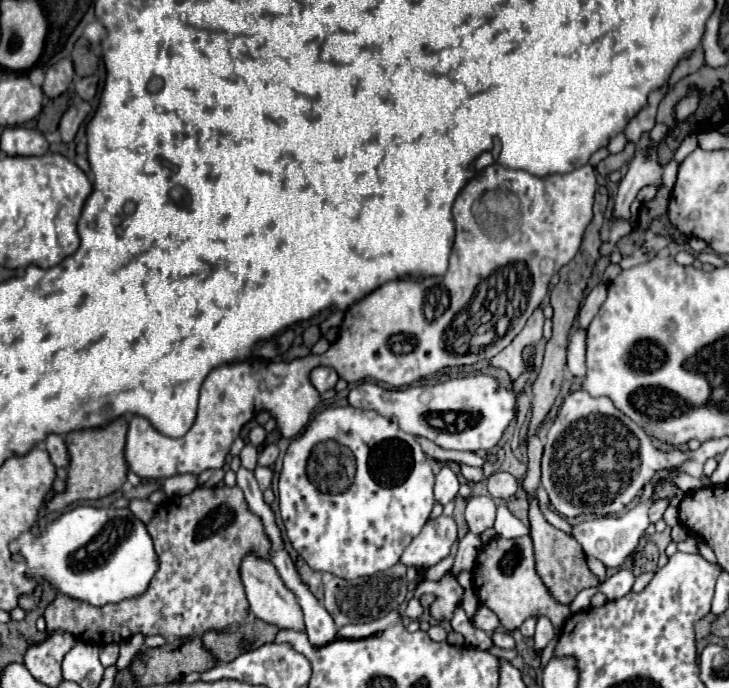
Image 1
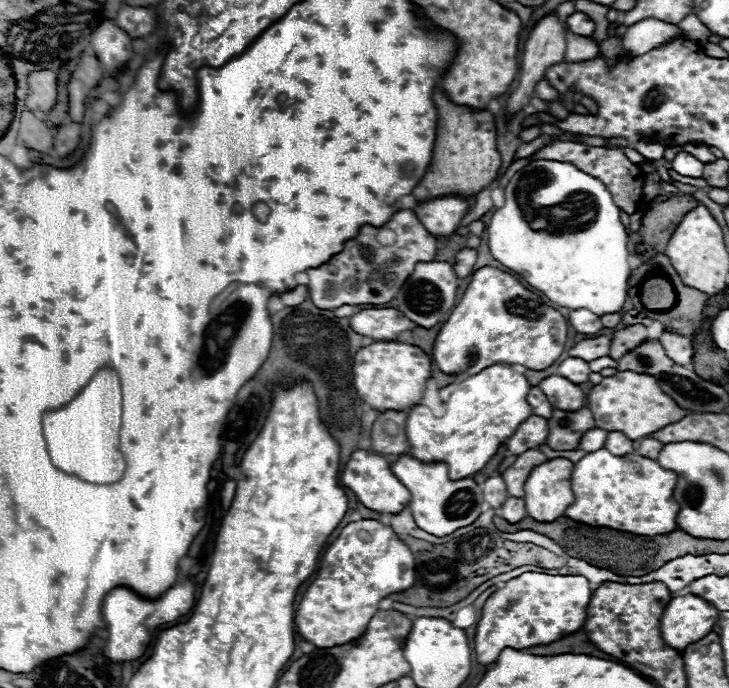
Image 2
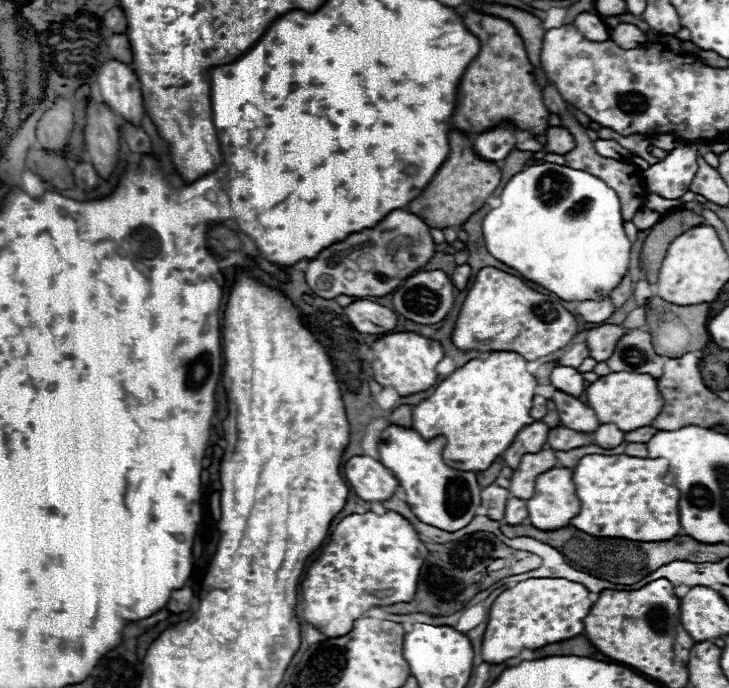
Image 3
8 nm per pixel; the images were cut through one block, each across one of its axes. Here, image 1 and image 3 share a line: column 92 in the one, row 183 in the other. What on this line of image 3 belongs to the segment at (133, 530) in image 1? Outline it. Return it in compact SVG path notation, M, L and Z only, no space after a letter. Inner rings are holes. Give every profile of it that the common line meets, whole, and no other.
M544 162L514 174L504 186L500 200L502 204L490 210L482 222L486 248L496 260L518 270L526 280L554 292L566 302L610 296L610 292L622 282L630 266L630 240L622 226L624 220L618 196L610 186L606 186L606 182L584 170Z

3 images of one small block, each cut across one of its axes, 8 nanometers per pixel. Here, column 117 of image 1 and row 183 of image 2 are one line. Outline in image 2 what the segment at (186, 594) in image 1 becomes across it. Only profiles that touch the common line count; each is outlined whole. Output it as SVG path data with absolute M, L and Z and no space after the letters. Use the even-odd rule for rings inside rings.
M554 142L534 154L534 158L544 158L544 160L560 160L560 162L570 162L576 168L584 170L586 174L592 174L594 178L600 178L604 186L612 192L614 202L620 210L626 214L634 214L638 206L642 204L642 184L644 184L644 172L638 164L632 164L626 154L618 148L596 148L596 146L586 146L578 142Z

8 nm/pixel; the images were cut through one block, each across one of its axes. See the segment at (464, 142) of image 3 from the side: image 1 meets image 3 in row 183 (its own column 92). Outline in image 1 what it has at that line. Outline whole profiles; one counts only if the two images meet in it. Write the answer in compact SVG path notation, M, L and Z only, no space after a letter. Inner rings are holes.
M118 418L100 430L78 430L66 436L70 466L68 466L68 488L62 496L54 496L48 510L64 510L68 504L78 500L98 500L118 492L128 478L128 464L124 458L124 444L128 434L126 418Z

